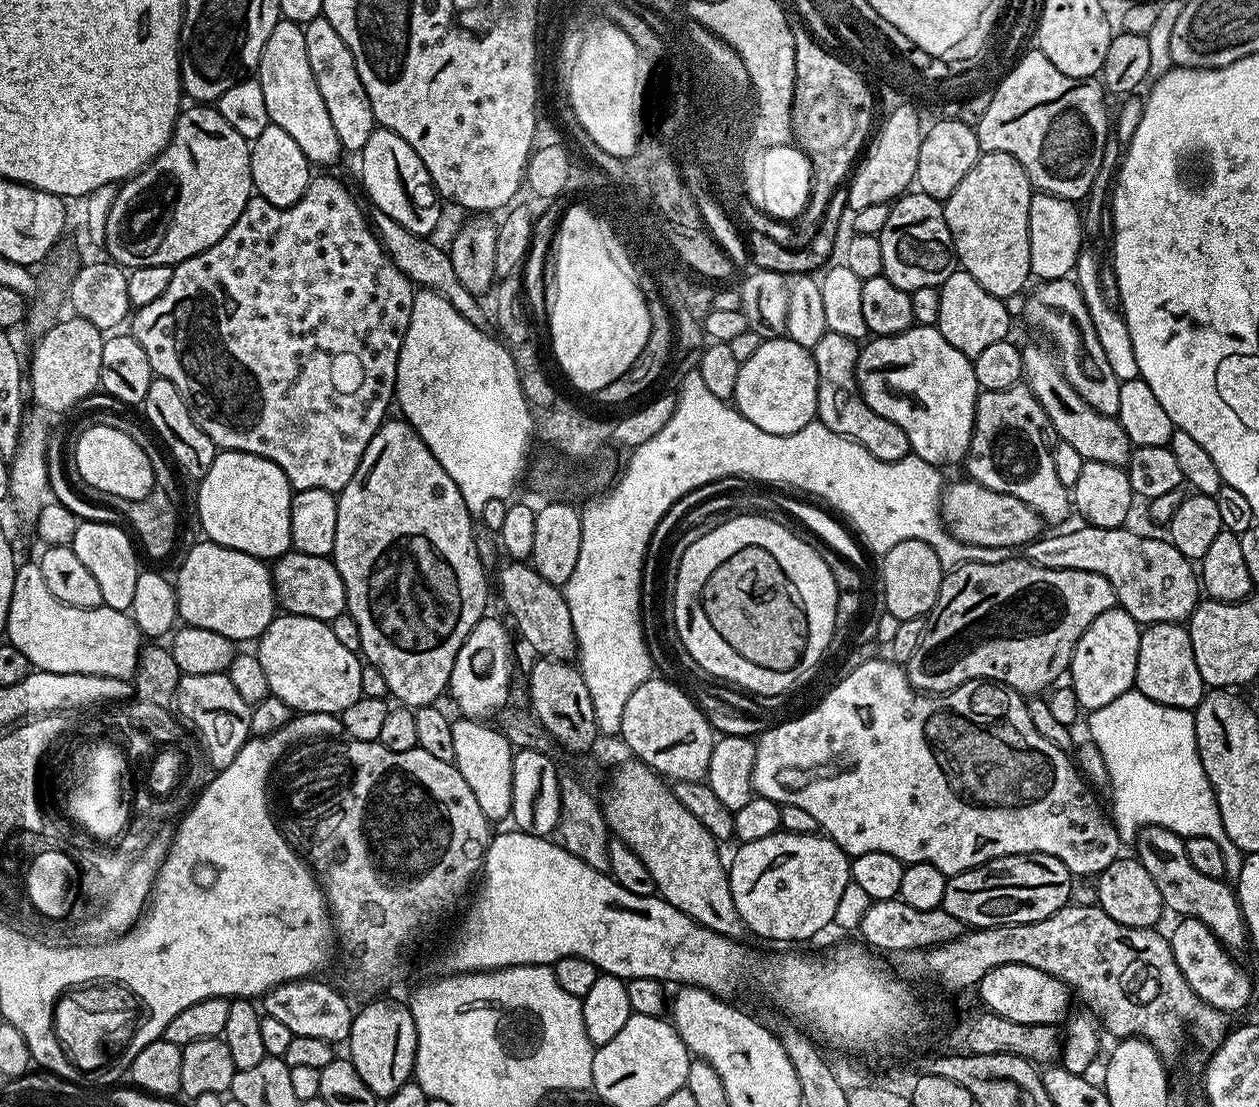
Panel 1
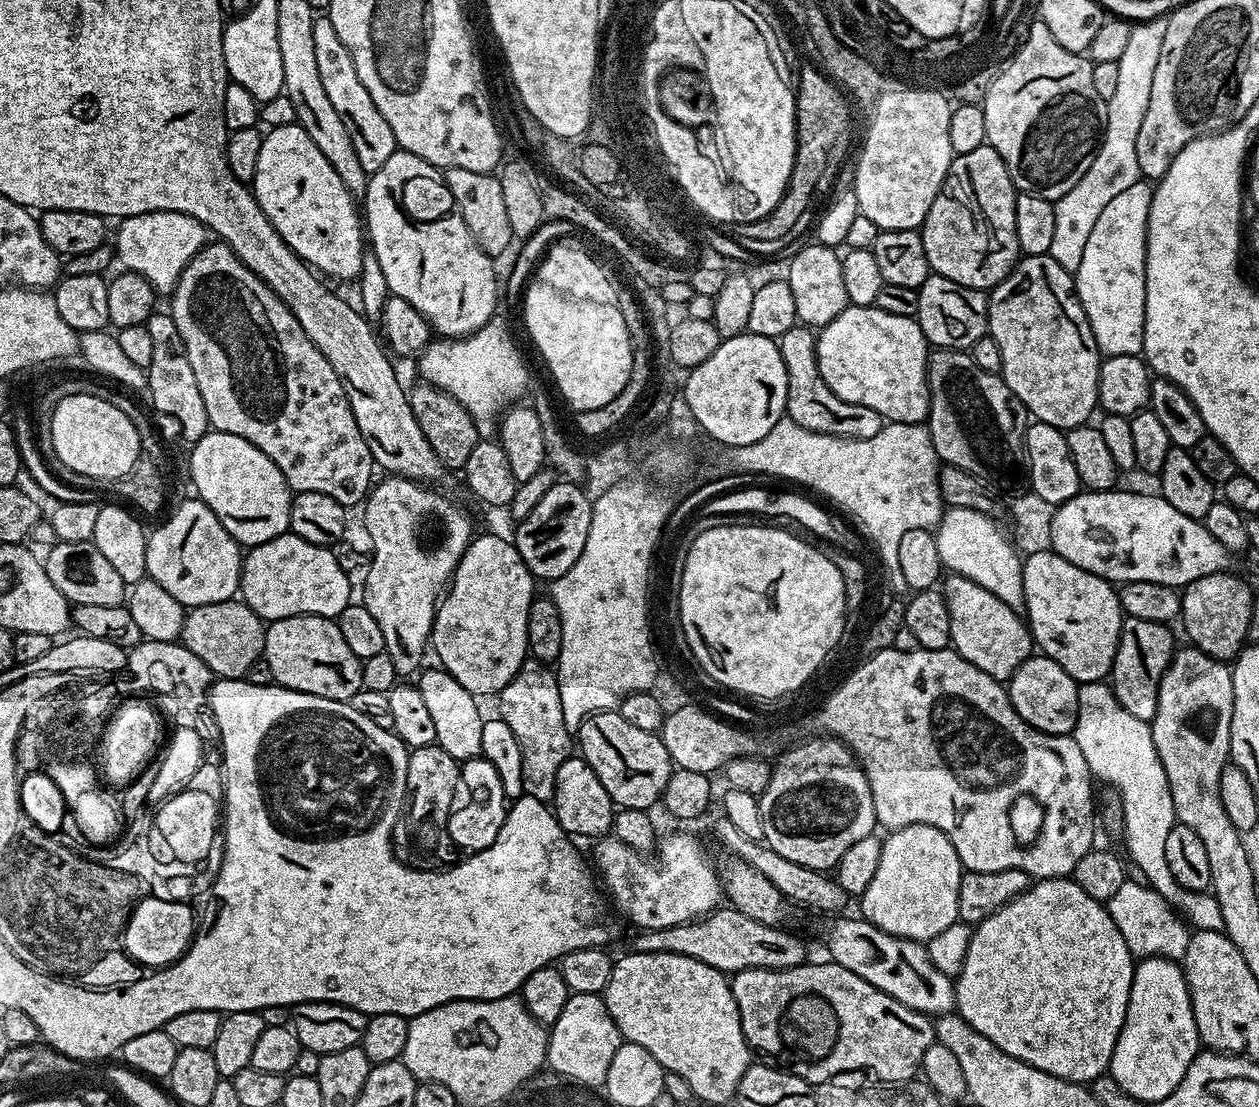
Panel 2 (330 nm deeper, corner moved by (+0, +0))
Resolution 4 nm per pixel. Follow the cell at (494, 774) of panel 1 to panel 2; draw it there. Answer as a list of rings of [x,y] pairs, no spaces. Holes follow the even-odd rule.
[[[433,666],[429,672],[421,671],[418,687],[434,721],[434,734],[440,748],[446,750],[446,754],[450,754],[450,758],[457,762],[477,759],[482,750],[482,726],[486,719],[485,713],[480,713],[476,705],[479,704],[477,697],[472,696],[470,690],[462,686],[462,682],[458,682],[439,666]]]

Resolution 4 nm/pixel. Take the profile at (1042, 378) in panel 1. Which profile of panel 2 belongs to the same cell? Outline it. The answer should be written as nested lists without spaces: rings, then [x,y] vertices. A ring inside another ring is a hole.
[[[1050,254],[1024,256],[1017,260],[1012,273],[987,293],[987,298],[988,335],[994,338],[994,342],[998,342],[998,350],[1002,350],[1000,372],[1008,389],[1022,401],[1025,409],[1039,423],[1061,430],[1089,423],[1093,419],[1092,411],[1097,411],[1100,402],[1098,378],[1102,353],[1094,342],[1094,334],[1080,299],[1076,297],[1073,273],[1058,266]]]

